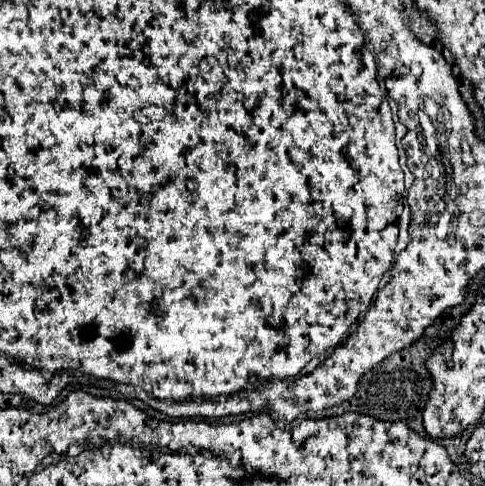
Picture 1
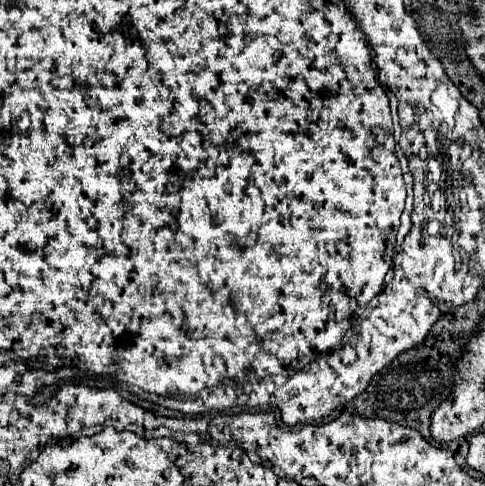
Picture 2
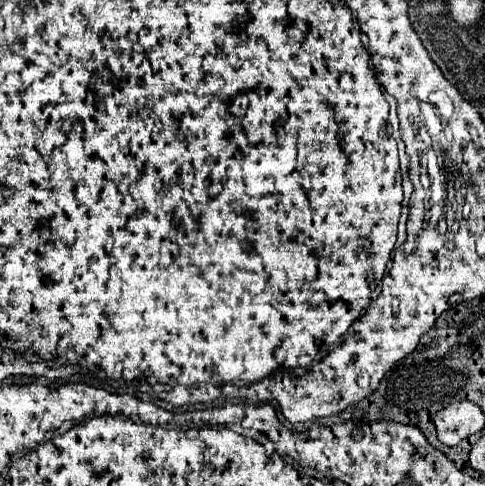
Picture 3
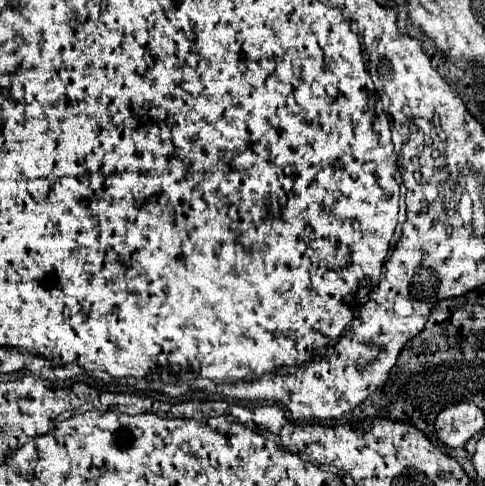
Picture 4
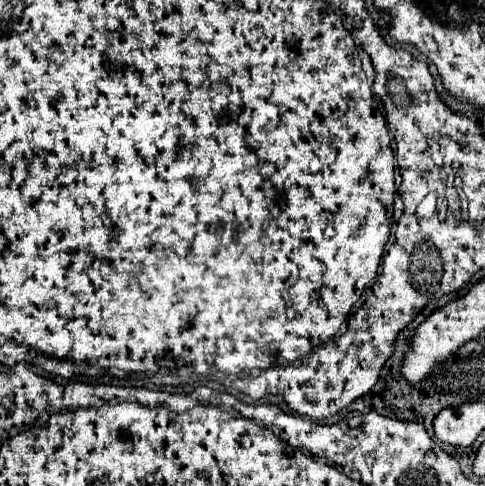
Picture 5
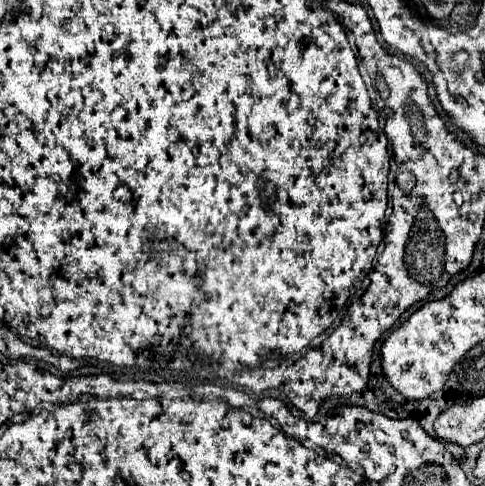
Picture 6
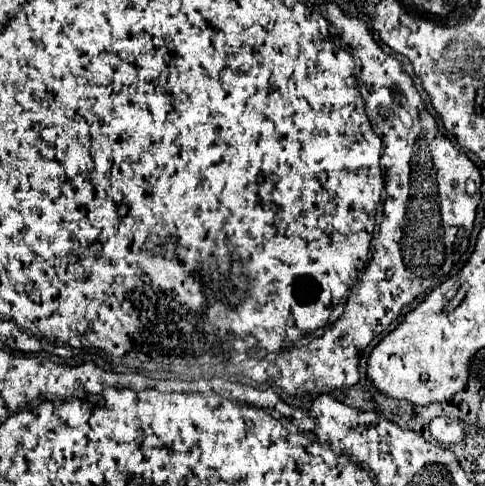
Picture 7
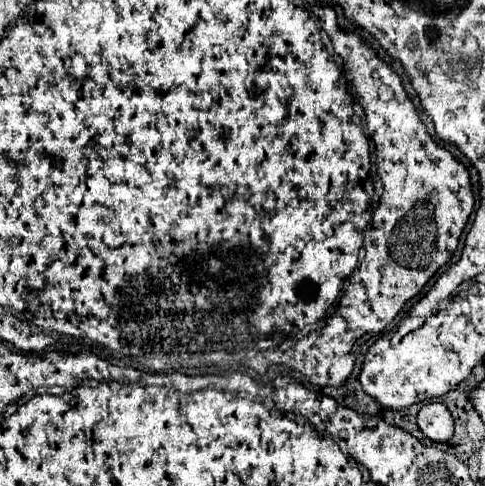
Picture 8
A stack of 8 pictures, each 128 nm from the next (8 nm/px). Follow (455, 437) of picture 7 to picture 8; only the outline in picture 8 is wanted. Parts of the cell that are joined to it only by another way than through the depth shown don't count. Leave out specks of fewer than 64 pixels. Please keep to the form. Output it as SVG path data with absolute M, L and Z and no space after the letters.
M440 402L424 404L416 416L416 422L424 436L428 436L432 442L448 442L454 434L454 420Z

